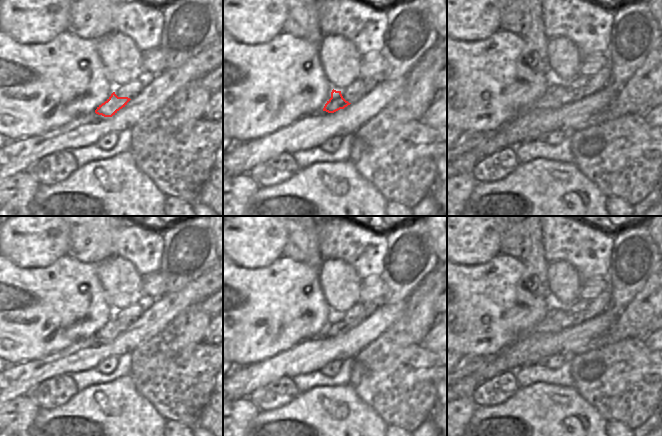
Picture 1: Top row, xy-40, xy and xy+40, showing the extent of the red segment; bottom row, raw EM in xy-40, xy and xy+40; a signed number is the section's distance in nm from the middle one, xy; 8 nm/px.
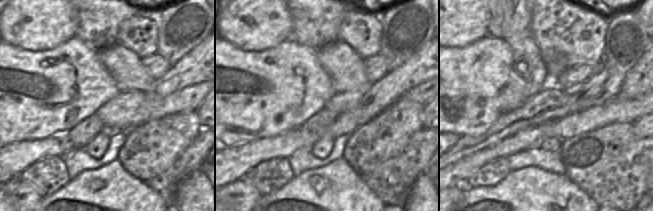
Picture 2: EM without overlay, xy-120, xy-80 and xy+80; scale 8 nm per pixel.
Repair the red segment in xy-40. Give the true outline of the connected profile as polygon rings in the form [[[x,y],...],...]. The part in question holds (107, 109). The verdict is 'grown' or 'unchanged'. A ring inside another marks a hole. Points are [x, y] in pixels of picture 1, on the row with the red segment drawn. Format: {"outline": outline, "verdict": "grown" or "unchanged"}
{"outline": [[[115,92],[101,105],[97,107],[95,113],[104,117],[112,117],[120,109],[125,107],[131,99],[128,97],[118,97]]], "verdict": "unchanged"}

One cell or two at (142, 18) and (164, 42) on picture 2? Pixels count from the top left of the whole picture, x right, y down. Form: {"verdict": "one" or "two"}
{"verdict": "two"}

